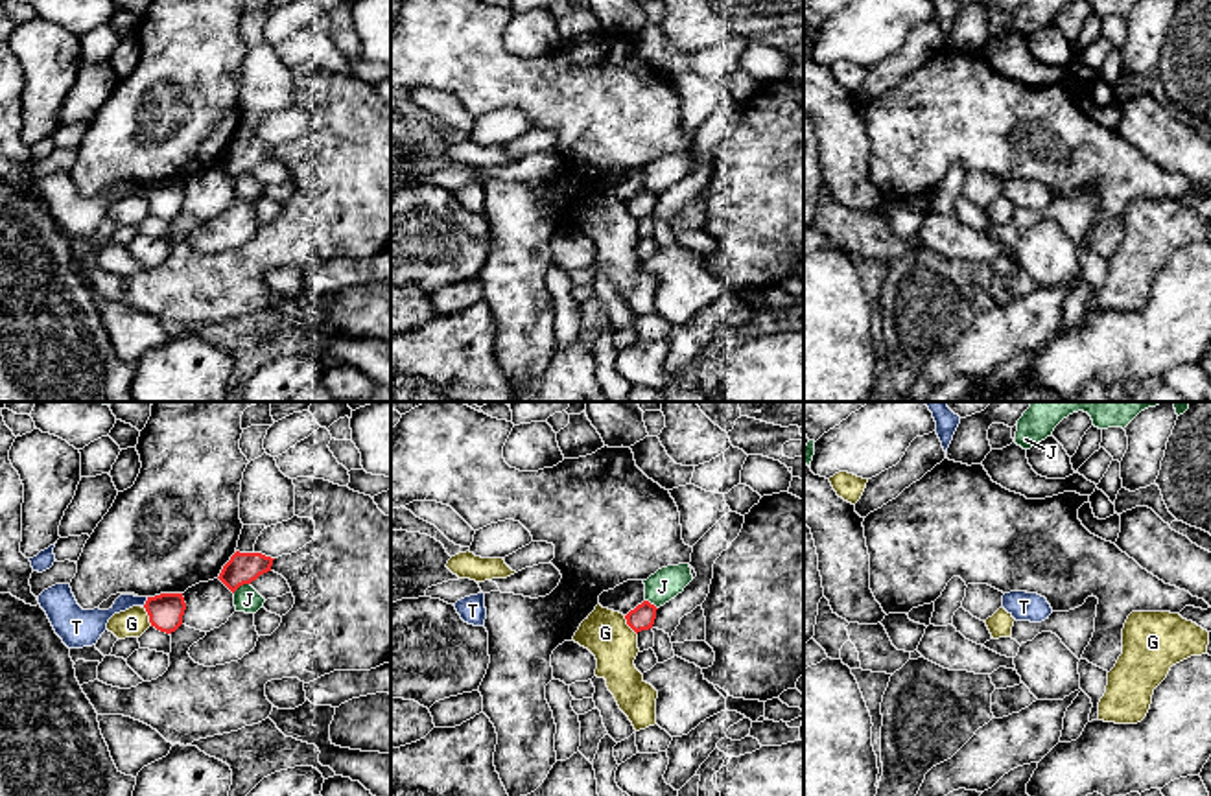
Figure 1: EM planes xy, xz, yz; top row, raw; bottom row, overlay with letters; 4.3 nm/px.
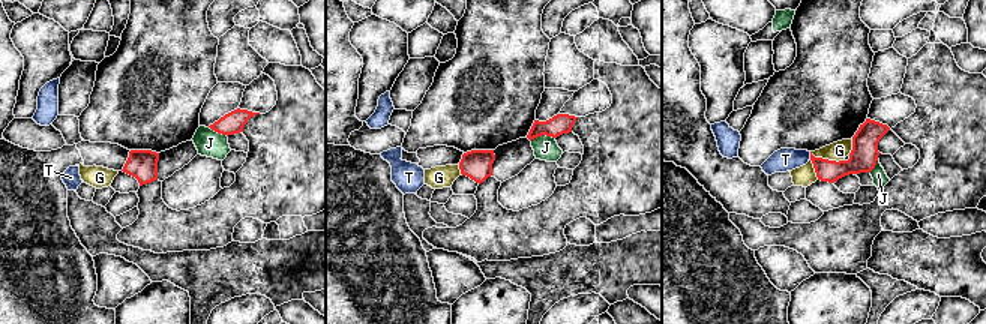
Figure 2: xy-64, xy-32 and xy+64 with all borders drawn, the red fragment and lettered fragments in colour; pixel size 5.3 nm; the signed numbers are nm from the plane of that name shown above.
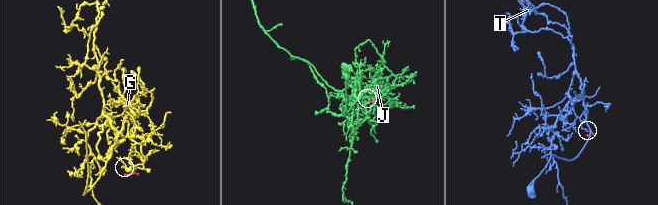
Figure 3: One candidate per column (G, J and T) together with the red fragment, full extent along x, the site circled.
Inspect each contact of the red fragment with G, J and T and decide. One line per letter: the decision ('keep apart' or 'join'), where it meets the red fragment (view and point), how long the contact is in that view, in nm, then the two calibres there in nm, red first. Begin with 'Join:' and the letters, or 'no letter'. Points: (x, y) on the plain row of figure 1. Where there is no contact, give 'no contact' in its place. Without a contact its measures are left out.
Join: no letter
G: keep apart; meets red in xy at (148, 201); contact 90 nm long; 150 nm thick on the red side, 130 nm on the other
J: keep apart; meets red in xy at (240, 172); contact 90 nm long; 140 nm thick on the red side, 110 nm on the other
T: keep apart; meets red in xy at (146, 190); contact 50 nm long; 150 nm thick on the red side, 120 nm on the other

